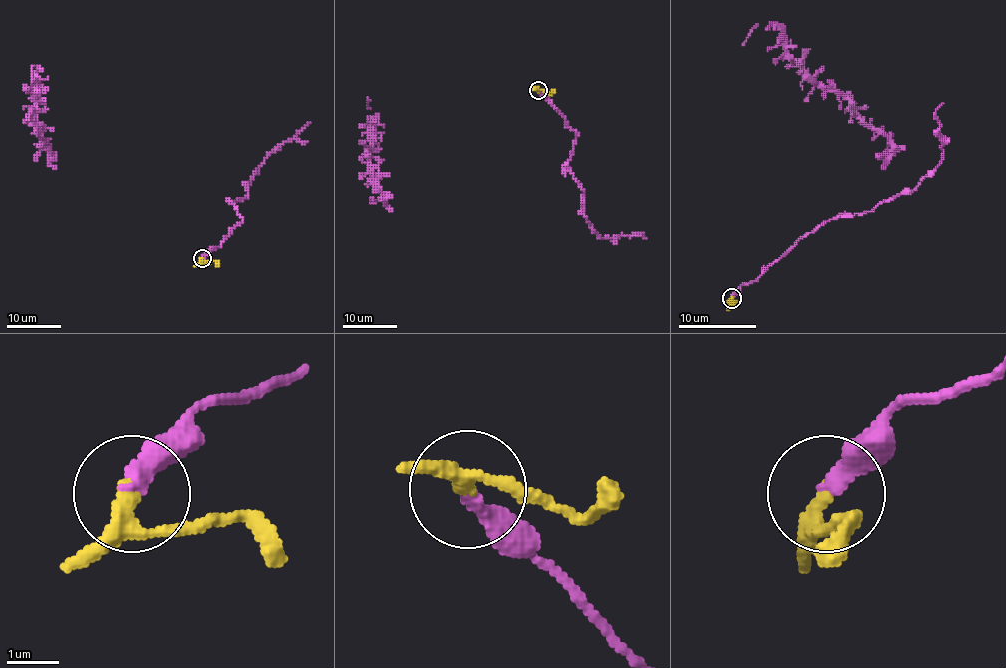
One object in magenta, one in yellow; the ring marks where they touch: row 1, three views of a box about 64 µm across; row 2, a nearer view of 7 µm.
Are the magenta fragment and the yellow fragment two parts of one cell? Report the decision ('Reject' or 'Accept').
Accept

